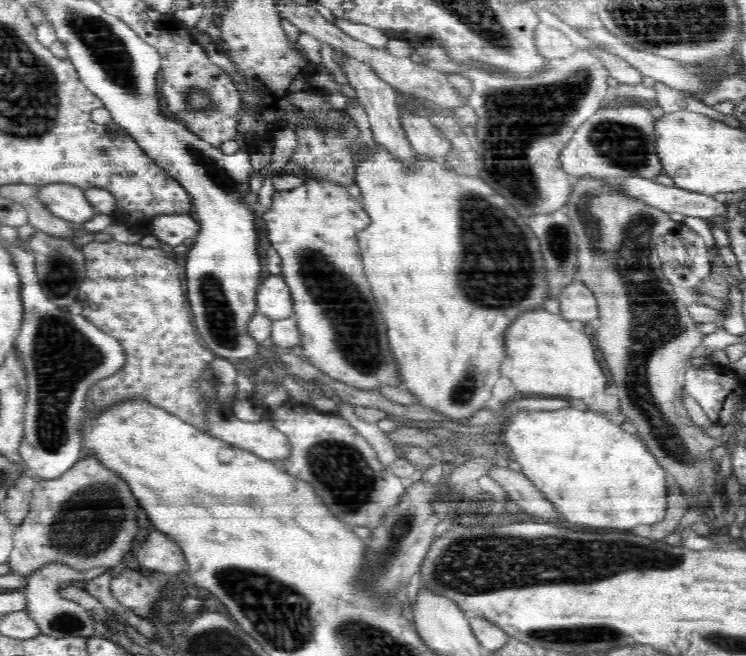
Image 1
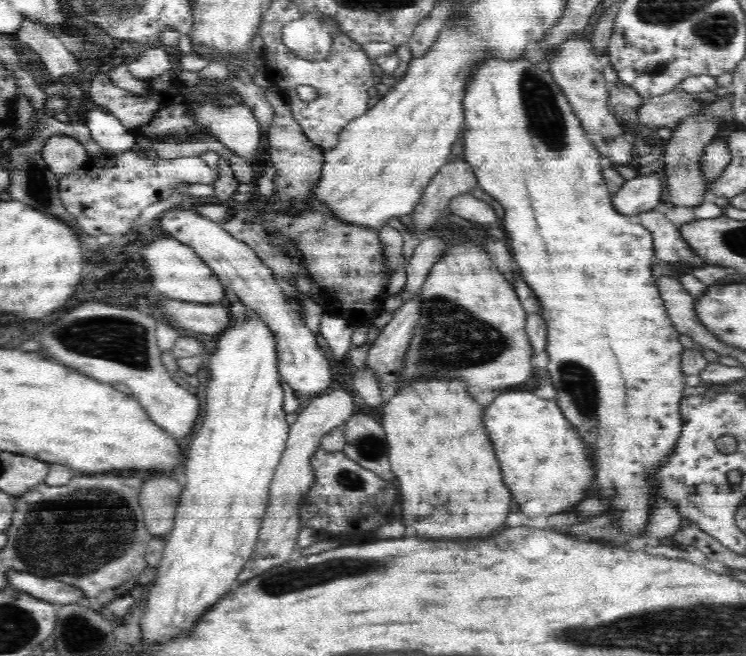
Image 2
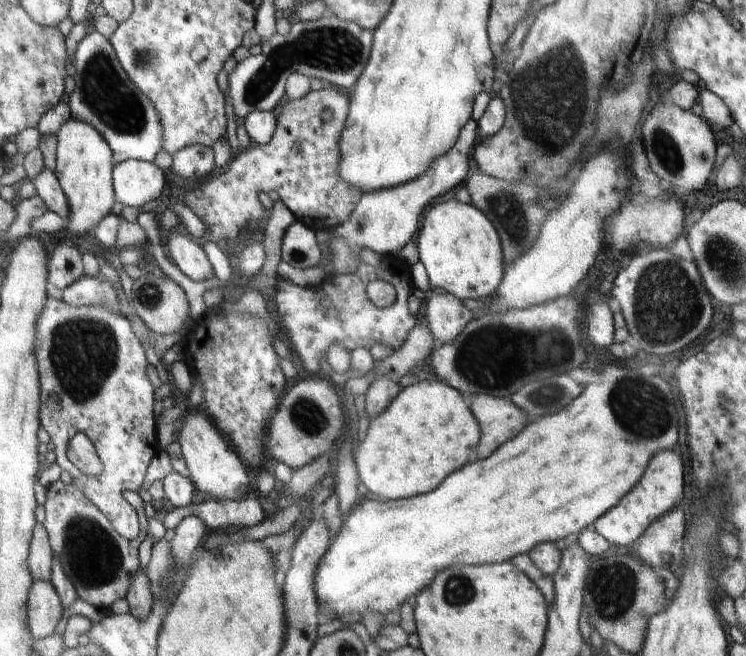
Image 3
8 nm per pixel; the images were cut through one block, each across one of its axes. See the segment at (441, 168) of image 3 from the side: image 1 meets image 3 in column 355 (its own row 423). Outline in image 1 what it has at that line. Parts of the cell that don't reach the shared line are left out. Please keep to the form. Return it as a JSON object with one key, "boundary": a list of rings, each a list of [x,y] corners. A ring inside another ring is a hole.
{"boundary":[[[216,357],[211,363],[208,372],[204,374],[206,381],[200,386],[200,389],[204,391],[204,395],[209,403],[208,432],[231,445],[257,454],[264,460],[276,463],[284,461],[291,453],[290,441],[285,434],[282,434],[281,430],[278,430],[273,425],[272,421],[264,418],[258,422],[244,422],[234,416],[231,408],[233,402],[237,399],[236,375],[238,374],[238,370],[239,368],[228,360]]]}

